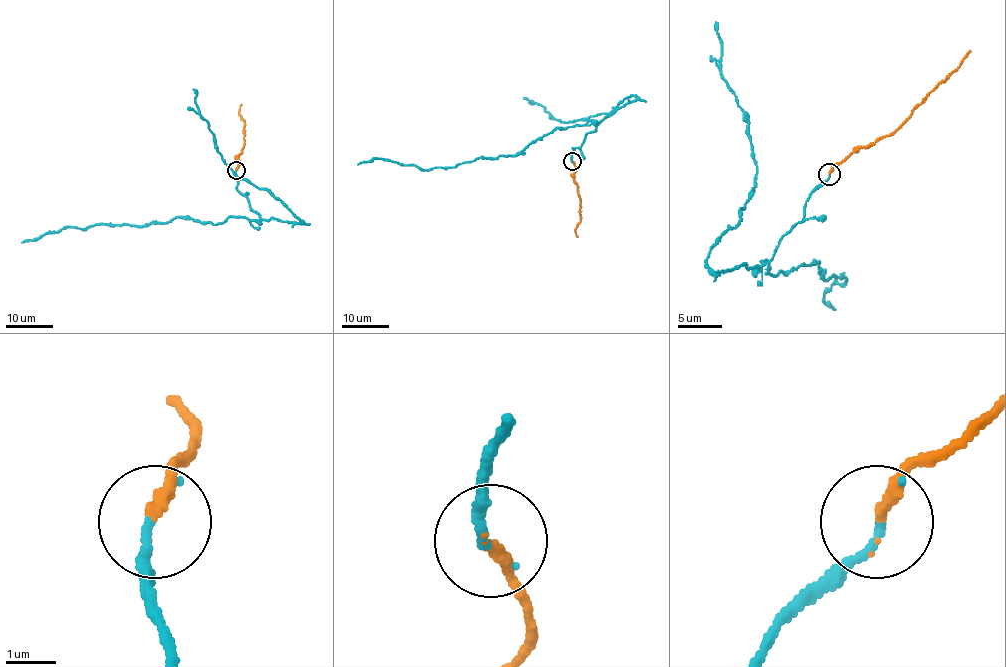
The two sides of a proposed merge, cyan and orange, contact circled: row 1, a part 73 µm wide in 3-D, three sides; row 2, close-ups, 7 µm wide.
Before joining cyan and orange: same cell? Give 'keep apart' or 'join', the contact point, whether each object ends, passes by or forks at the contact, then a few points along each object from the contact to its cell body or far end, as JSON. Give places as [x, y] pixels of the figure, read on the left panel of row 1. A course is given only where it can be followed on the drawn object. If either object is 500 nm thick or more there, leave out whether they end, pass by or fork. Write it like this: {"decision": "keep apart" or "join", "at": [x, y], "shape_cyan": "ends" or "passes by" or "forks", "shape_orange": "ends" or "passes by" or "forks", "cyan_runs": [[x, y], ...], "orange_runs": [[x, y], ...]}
{"decision": "join", "at": [236, 170], "shape_cyan": "ends", "shape_orange": "ends", "cyan_runs": [[236, 170], [236, 189], [258, 220], [174, 217], [138, 226], [64, 226], [22, 243]], "orange_runs": [[236, 170], [240, 164], [238, 156], [244, 145], [244, 119], [239, 114], [241, 104]]}

